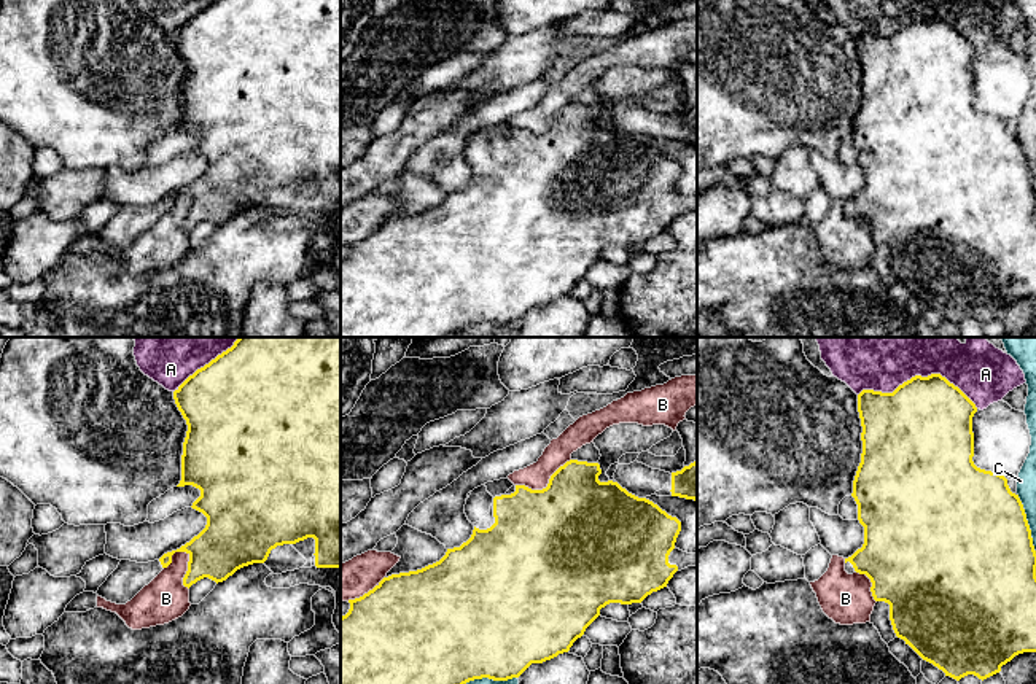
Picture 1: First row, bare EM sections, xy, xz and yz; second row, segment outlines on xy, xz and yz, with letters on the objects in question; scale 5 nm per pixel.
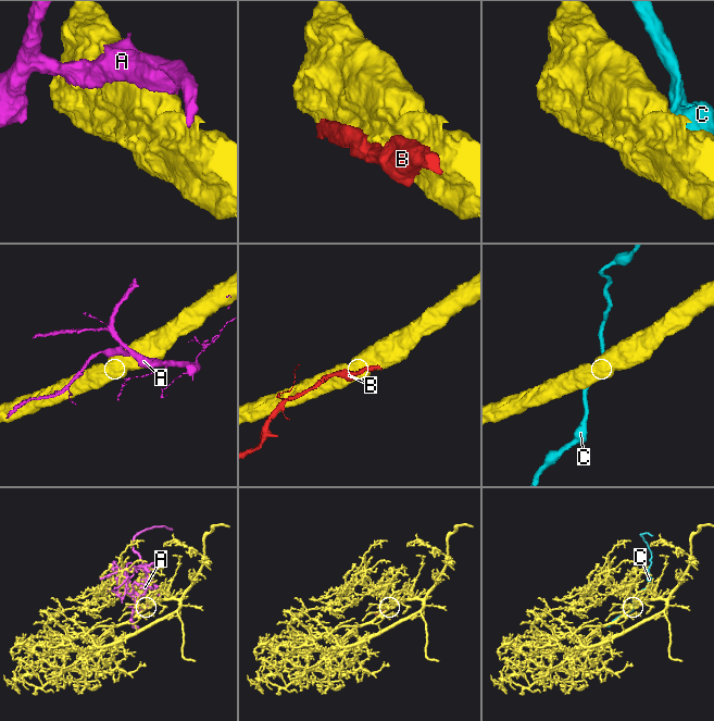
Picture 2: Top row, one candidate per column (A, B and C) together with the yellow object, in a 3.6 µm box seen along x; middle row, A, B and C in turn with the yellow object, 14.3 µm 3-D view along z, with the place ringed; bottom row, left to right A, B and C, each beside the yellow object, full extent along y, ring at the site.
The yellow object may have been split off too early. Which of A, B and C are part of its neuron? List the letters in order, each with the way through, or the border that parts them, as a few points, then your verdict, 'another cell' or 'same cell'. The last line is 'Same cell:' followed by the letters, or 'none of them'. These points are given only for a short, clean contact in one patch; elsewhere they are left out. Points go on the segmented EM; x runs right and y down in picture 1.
A: another cell
B: another cell
C: another cell
Same cell: none of them

